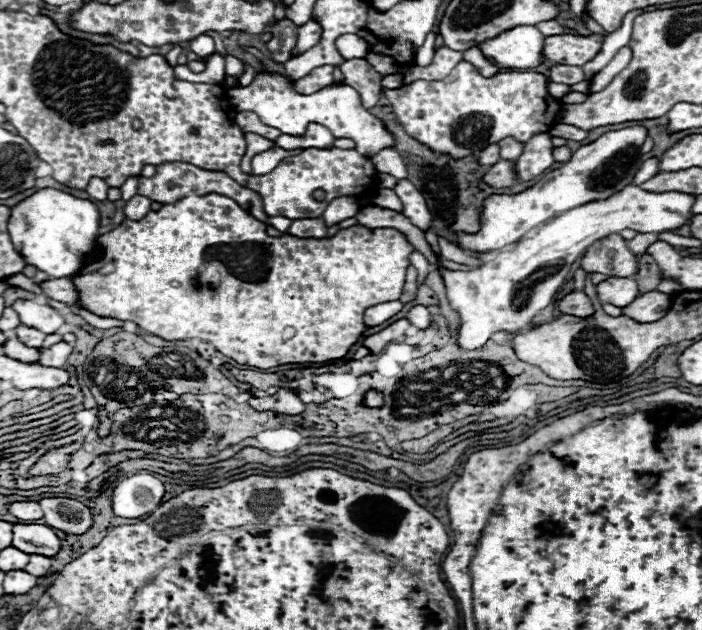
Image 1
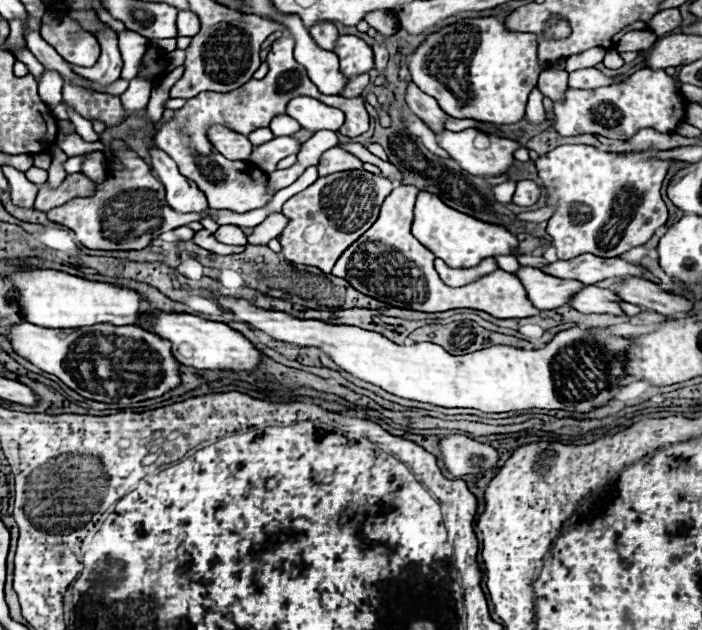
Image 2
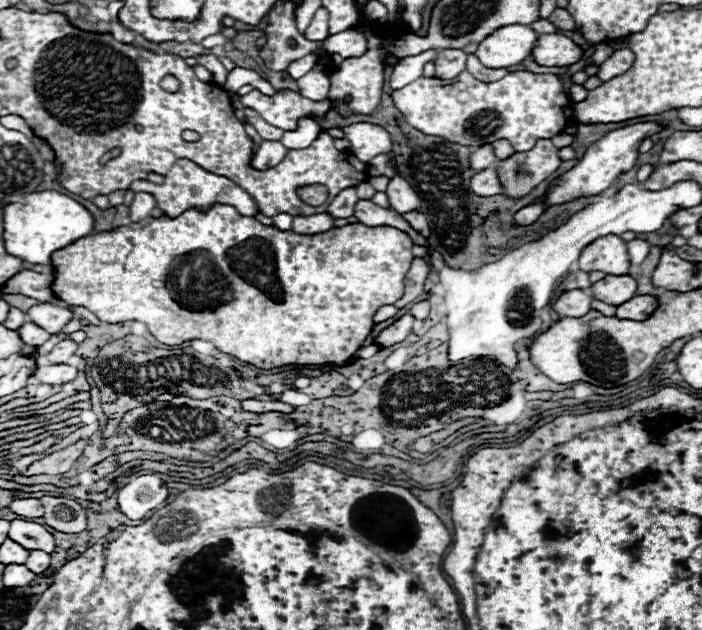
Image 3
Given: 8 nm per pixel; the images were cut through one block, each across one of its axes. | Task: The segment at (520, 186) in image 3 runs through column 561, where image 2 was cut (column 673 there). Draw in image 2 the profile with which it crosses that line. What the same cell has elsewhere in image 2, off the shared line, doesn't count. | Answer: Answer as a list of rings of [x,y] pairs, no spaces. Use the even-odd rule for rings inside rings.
[[[562,144],[536,160],[538,176],[546,188],[546,206],[554,206],[546,232],[552,236],[552,246],[558,250],[560,260],[570,260],[580,254],[594,254],[600,258],[616,258],[630,248],[646,244],[654,232],[666,224],[668,208],[662,202],[662,180],[666,178],[674,160],[656,158],[660,150],[650,148],[642,152],[602,152],[588,144]]]

